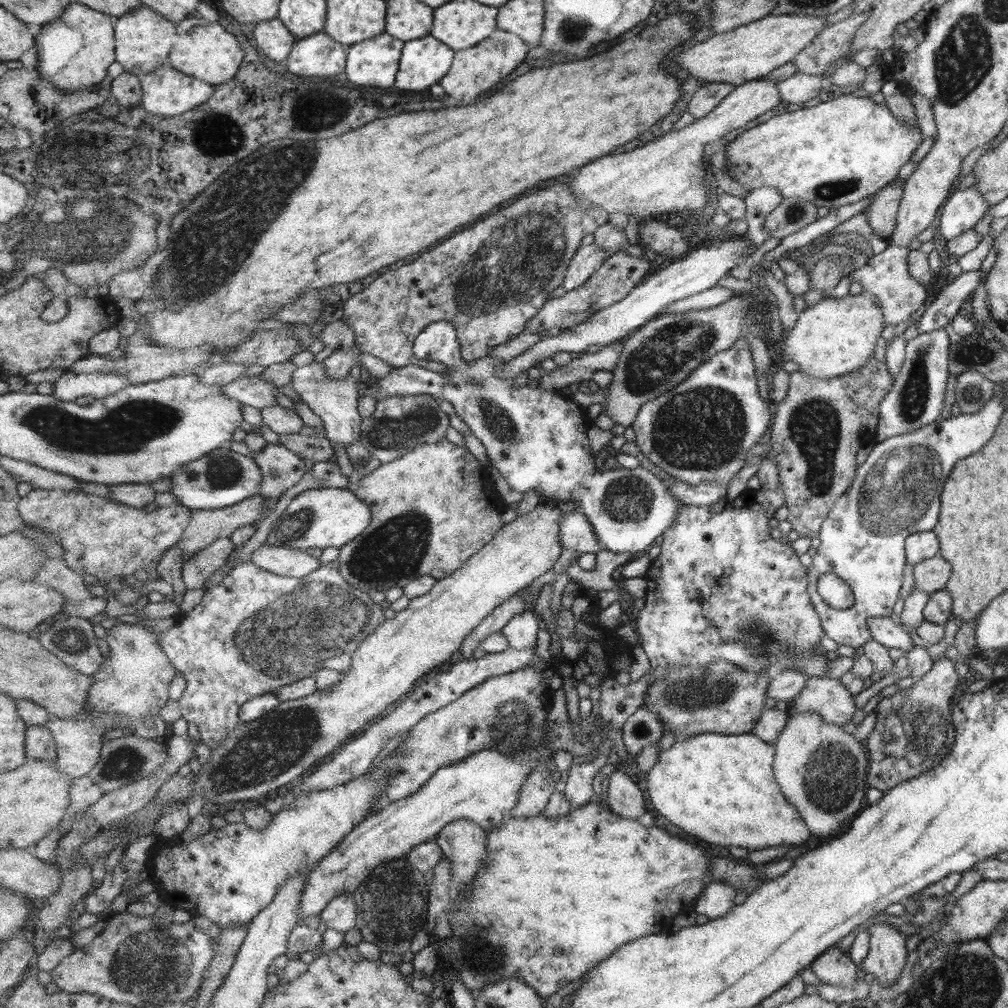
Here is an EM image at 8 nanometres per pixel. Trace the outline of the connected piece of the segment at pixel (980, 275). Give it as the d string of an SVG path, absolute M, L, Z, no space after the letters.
M980 269L970 272L963 272L952 282L946 283L938 296L933 302L926 307L925 312L920 320L916 323L918 334L947 329L955 316L960 310L962 303L968 299L980 282L986 282L987 271Z

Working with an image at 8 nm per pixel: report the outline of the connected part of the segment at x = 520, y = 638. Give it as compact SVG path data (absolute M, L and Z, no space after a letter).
M534 610L524 611L524 613L512 619L504 627L504 634L510 639L511 647L517 649L528 649L536 647L538 634L544 628L544 623L539 614Z

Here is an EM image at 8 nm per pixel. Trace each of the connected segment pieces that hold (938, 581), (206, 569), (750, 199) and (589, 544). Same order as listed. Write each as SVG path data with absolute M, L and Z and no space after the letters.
M942 558L924 560L916 564L913 571L915 587L929 595L944 589L952 574L948 562Z
M222 537L196 556L192 556L192 559L185 562L183 569L188 589L205 589L206 584L216 575L216 572L227 566L236 549L237 546L232 537Z
M760 187L752 189L745 198L745 219L748 231L744 237L750 240L755 248L767 239L767 232L763 227L766 216L782 202L782 193L774 187Z
M572 508L563 518L563 542L567 548L574 548L577 552L597 553L604 548L604 544L600 542L598 534L596 534L596 528L590 518L579 509Z

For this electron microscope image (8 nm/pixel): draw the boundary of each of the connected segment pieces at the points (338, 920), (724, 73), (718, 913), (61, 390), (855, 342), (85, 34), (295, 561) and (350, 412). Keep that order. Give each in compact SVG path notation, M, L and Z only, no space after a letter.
M348 892L334 898L327 910L321 914L321 920L327 929L334 928L338 932L350 932L356 929L359 922L359 908L355 893Z
M792 14L764 16L756 22L708 37L682 52L678 56L678 64L684 66L684 76L688 76L688 80L697 79L704 83L725 83L738 87L792 62L825 26L828 26L826 17Z
M726 883L707 884L696 902L696 913L708 919L724 917L734 906L736 889Z
M74 370L54 383L53 394L64 401L77 401L81 396L96 396L97 399L118 394L132 385L132 379L122 373L77 373Z
M870 294L824 298L798 313L796 324L775 350L783 360L794 362L800 372L831 381L857 371L873 358L876 339L884 327L884 314Z
M74 1L67 13L69 15L43 26L36 36L40 73L64 91L99 85L117 61L117 19L80 1Z
M266 543L254 552L251 562L272 573L300 579L307 578L321 568L321 560L306 550L272 543Z
M324 361L310 363L297 368L293 374L292 386L296 388L302 400L306 402L313 412L322 418L326 428L326 434L337 446L345 448L360 441L363 434L363 416L360 412L362 382L356 376L348 375L346 379L334 379L330 377L330 369L324 365Z

